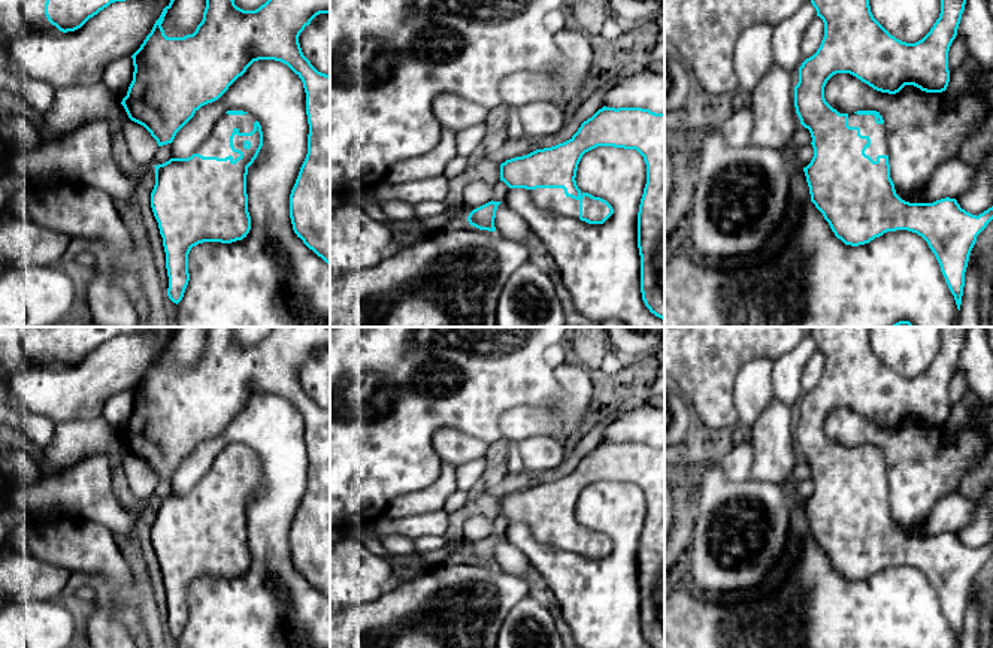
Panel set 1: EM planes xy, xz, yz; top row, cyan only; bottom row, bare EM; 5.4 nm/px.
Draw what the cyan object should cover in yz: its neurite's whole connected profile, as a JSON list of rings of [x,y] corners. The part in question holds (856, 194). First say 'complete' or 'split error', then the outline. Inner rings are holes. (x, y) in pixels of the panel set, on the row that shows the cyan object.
split error; [[[811,0],[824,22],[824,37],[817,52],[799,67],[799,82],[794,87],[794,108],[800,124],[809,130],[814,157],[803,167],[809,187],[811,202],[823,214],[832,231],[845,245],[859,246],[869,243],[887,231],[908,230],[921,236],[935,254],[945,282],[954,296],[960,311],[965,272],[977,236],[993,219],[993,206],[983,214],[972,215],[960,208],[956,199],[941,199],[933,203],[909,203],[902,200],[890,178],[887,155],[887,134],[884,119],[877,110],[857,110],[845,113],[832,108],[824,99],[824,87],[836,73],[850,73],[877,91],[896,94],[905,85],[914,85],[926,93],[942,93],[950,82],[948,51],[957,36],[957,28],[965,10],[966,0],[941,0],[941,13],[930,31],[915,43],[906,43],[891,36],[872,15],[869,0]]]

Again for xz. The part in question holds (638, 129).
split error; [[[603,106],[569,140],[502,163],[500,181],[509,188],[526,188],[539,209],[588,224],[603,224],[614,214],[612,206],[600,197],[582,193],[575,181],[582,155],[597,146],[636,149],[647,164],[647,184],[638,212],[641,293],[650,312],[664,320],[664,113],[642,108]]]

